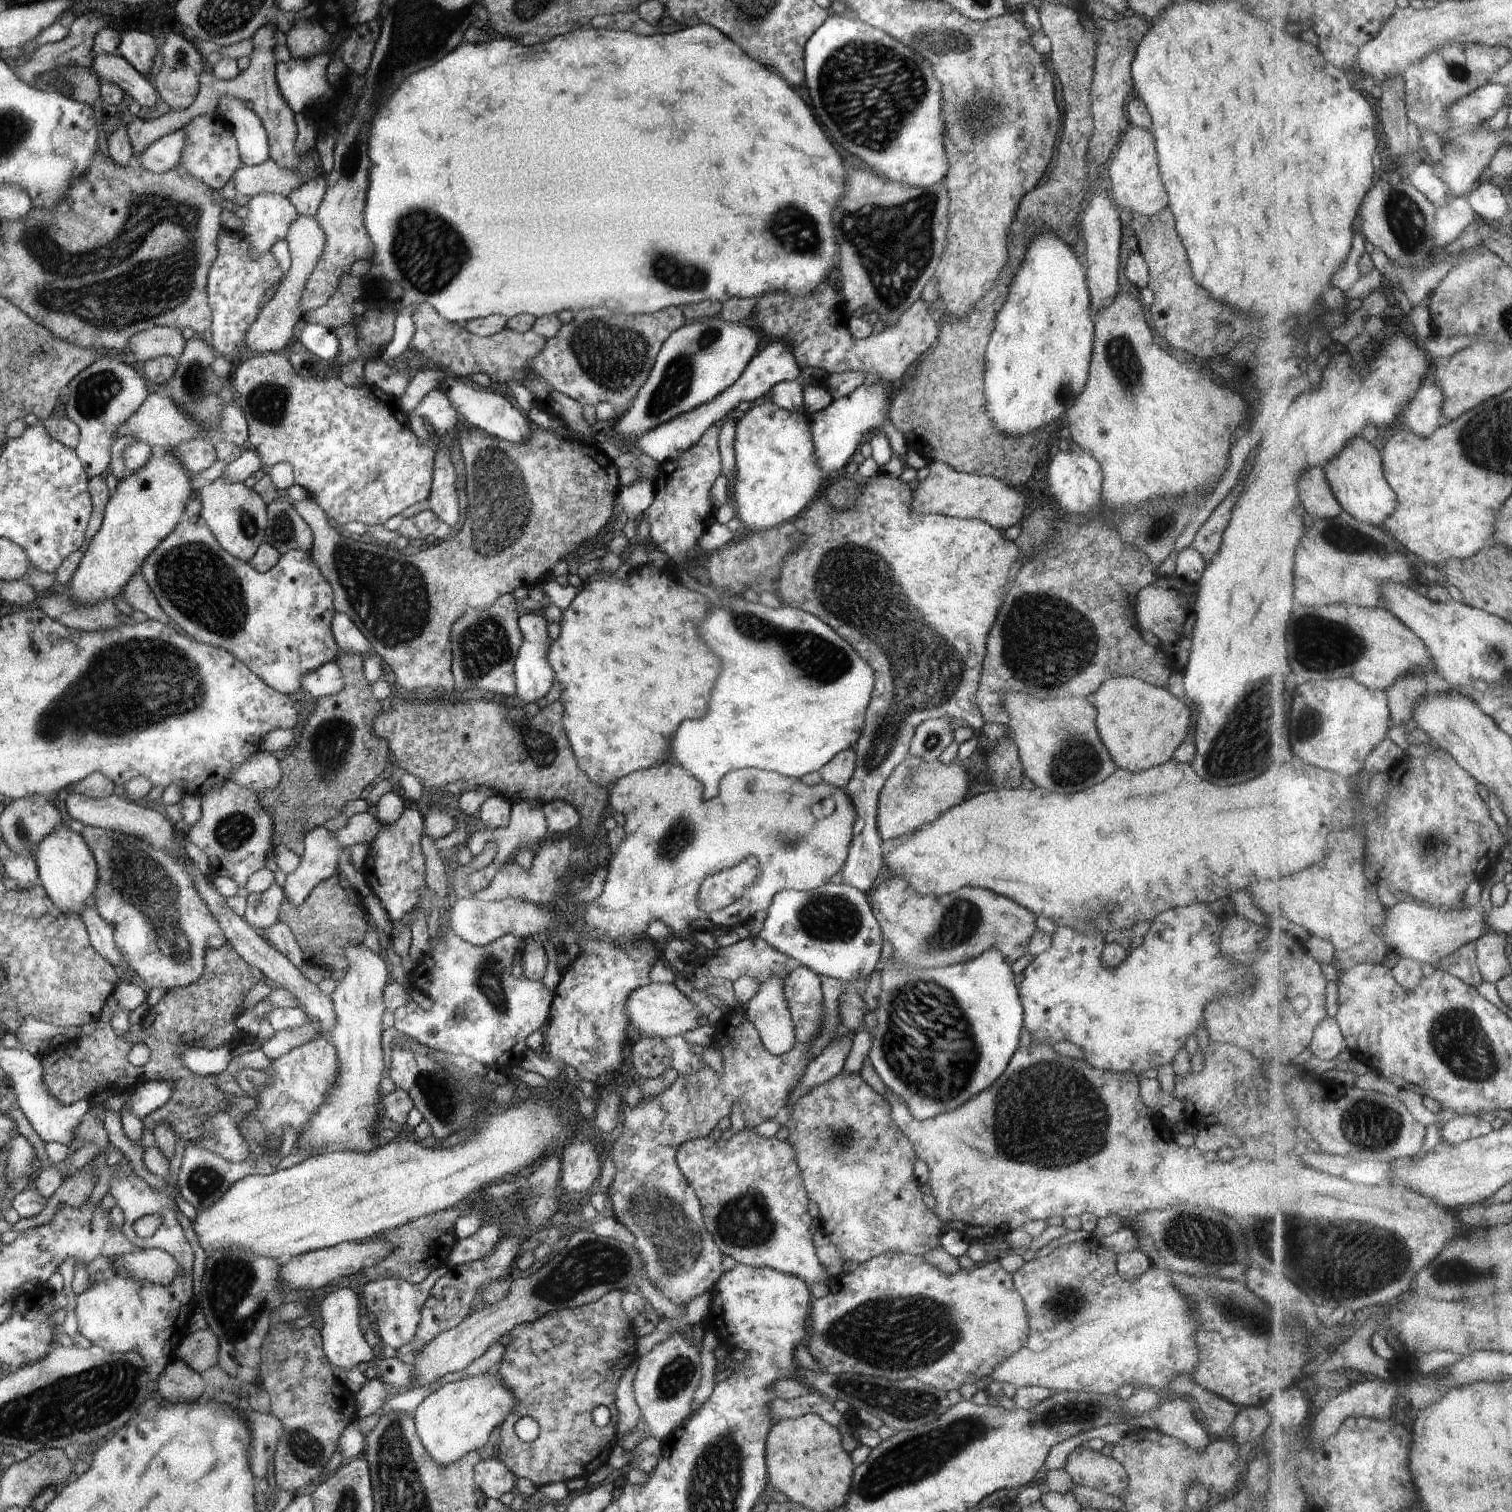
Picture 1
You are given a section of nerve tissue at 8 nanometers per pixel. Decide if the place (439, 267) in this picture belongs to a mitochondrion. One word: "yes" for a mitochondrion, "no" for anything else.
yes

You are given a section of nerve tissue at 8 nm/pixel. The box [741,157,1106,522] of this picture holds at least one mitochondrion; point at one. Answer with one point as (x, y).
(870, 232)

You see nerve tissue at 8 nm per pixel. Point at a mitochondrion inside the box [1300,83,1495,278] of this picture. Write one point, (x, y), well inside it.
(1404, 218)

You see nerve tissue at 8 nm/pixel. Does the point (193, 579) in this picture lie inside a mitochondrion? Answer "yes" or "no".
yes

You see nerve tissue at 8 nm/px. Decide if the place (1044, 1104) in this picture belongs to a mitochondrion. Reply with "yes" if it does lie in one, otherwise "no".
yes

